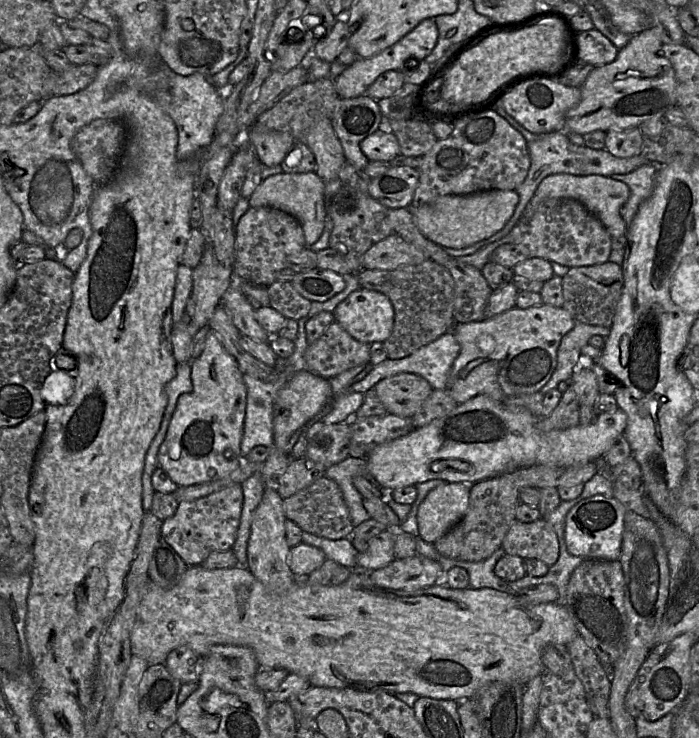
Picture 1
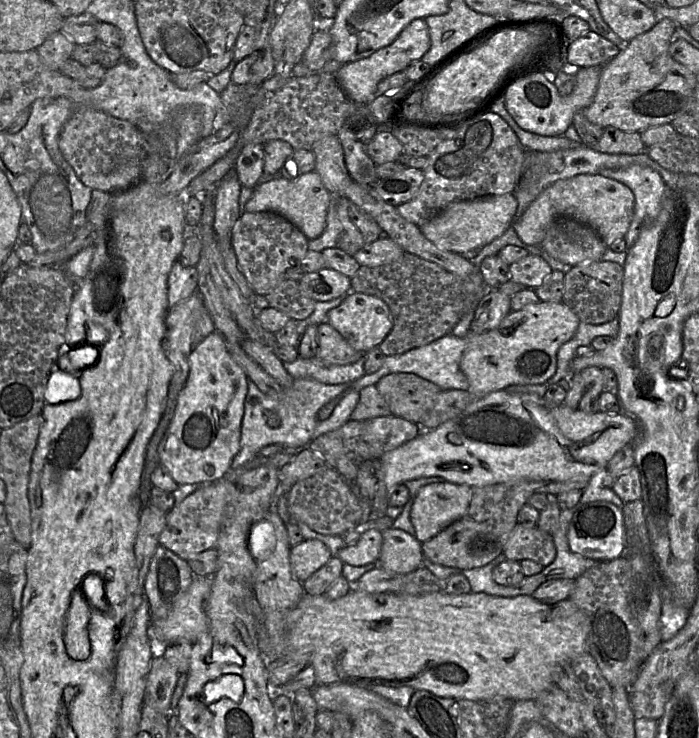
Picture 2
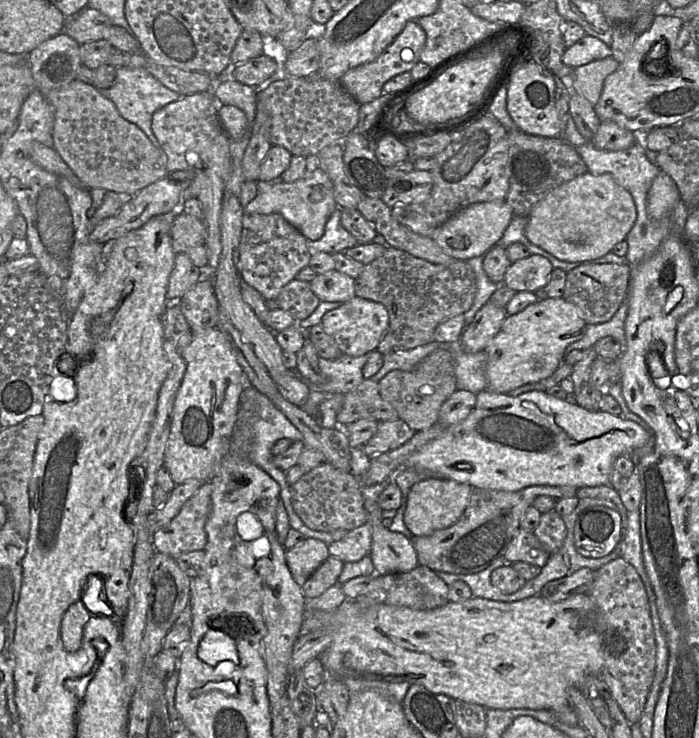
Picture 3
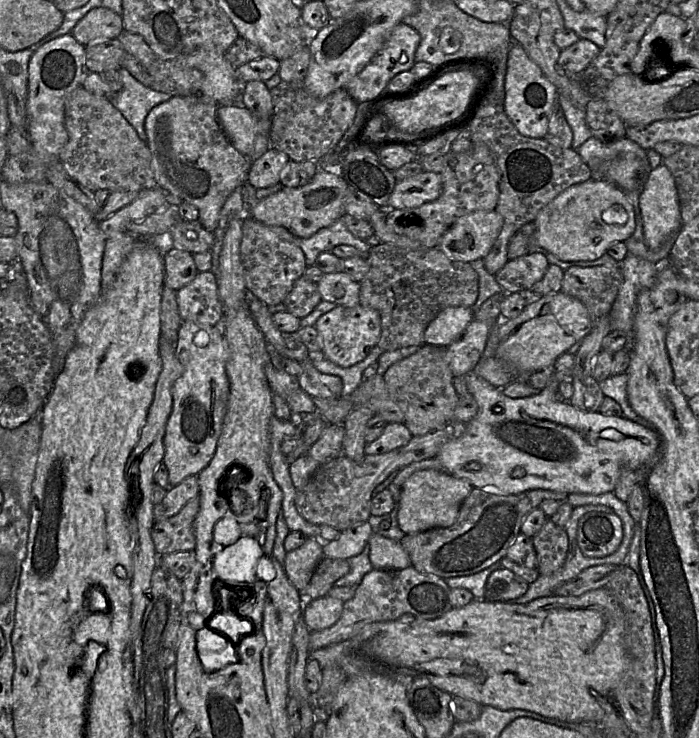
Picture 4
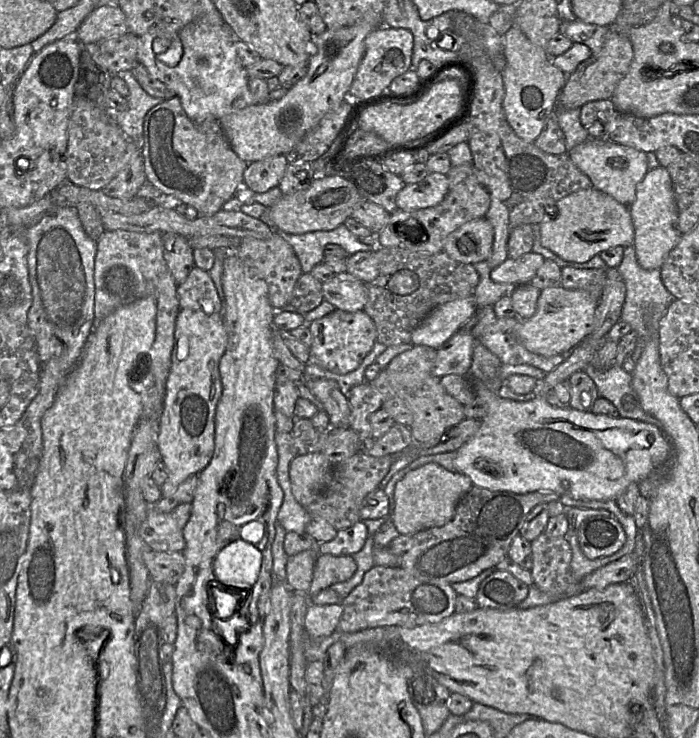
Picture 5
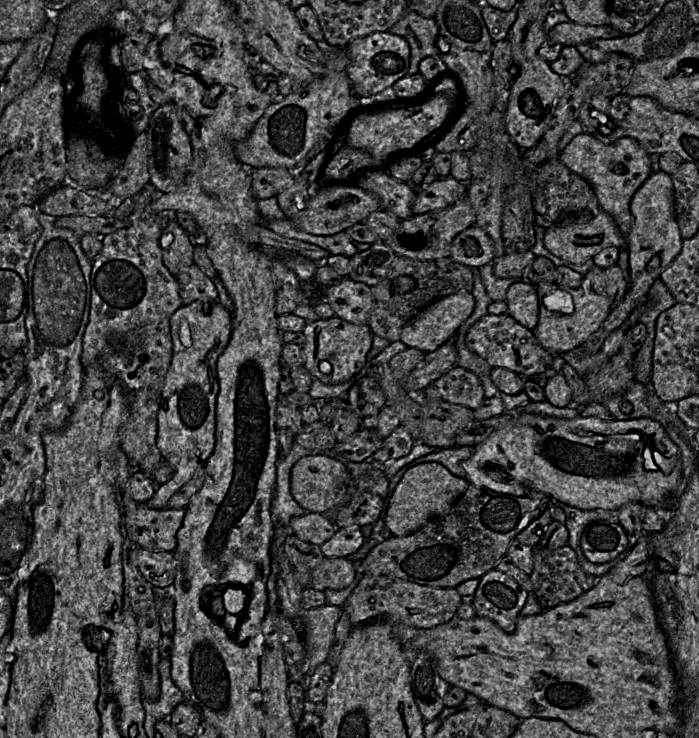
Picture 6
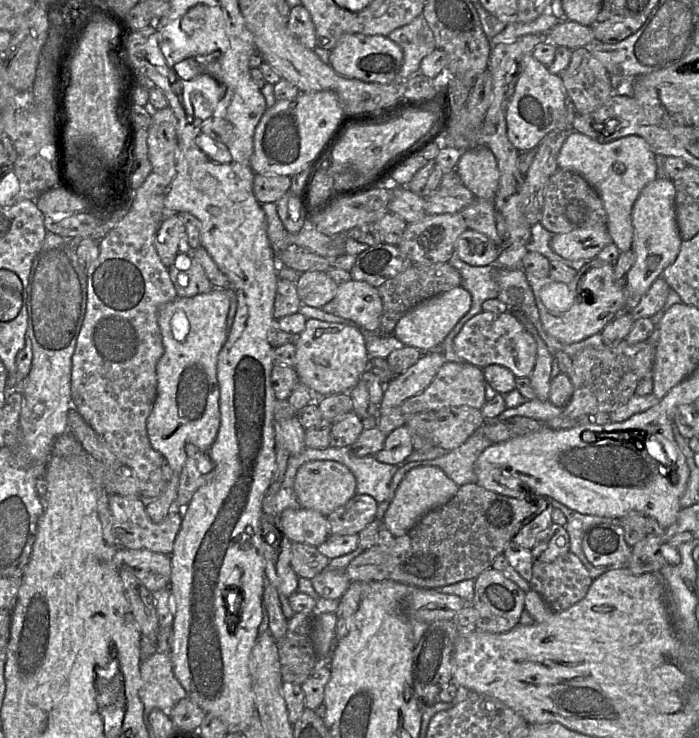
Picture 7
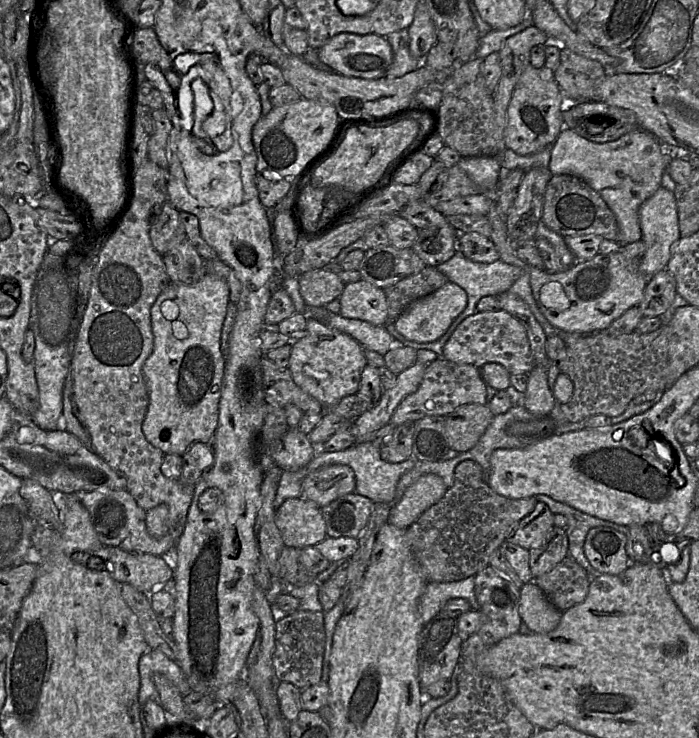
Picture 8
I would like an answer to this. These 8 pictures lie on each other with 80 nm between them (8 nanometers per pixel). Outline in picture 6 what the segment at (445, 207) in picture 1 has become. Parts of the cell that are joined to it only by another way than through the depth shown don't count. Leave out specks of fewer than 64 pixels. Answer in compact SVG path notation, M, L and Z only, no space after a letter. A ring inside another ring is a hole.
M472 225L452 240L449 257L459 264L479 268L493 263L494 243L483 229Z

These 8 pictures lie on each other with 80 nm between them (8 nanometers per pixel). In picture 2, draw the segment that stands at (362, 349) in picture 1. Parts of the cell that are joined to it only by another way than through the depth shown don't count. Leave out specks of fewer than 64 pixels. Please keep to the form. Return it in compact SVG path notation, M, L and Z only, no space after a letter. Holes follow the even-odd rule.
M329 323L317 326L316 357L332 365L347 365L358 361L366 353L355 350Z

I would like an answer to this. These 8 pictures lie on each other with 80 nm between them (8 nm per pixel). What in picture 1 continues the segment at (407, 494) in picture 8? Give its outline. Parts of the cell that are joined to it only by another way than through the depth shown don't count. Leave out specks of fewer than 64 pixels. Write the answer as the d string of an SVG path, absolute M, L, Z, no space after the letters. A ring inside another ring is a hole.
M446 483L433 488L417 510L419 536L434 543L465 516L470 487L466 483Z

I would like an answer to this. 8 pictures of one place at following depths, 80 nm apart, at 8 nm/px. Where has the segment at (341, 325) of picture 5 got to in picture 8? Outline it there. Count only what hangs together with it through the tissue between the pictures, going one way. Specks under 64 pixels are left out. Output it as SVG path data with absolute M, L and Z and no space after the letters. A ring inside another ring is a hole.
M308 317L306 329L292 341L288 368L293 381L305 393L320 402L324 410L343 397L359 390L361 372L367 365L363 347L354 338Z

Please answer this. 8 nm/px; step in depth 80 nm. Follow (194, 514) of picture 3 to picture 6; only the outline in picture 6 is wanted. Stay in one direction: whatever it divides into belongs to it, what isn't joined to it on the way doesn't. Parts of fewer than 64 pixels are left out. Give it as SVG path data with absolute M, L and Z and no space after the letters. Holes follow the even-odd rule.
M139 503L131 517L125 516L126 534L135 546L152 551L174 552L177 547L177 532L180 529L186 508L154 509L146 503Z

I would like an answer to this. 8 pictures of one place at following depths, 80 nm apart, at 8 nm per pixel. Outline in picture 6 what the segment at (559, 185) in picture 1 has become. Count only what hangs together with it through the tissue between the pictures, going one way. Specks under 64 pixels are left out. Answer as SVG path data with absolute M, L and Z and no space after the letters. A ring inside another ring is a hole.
M585 210L570 222L547 228L543 242L554 256L573 264L582 264L592 259L604 248L622 248L626 245L626 239L620 234L613 218L603 210L594 217L589 210Z

